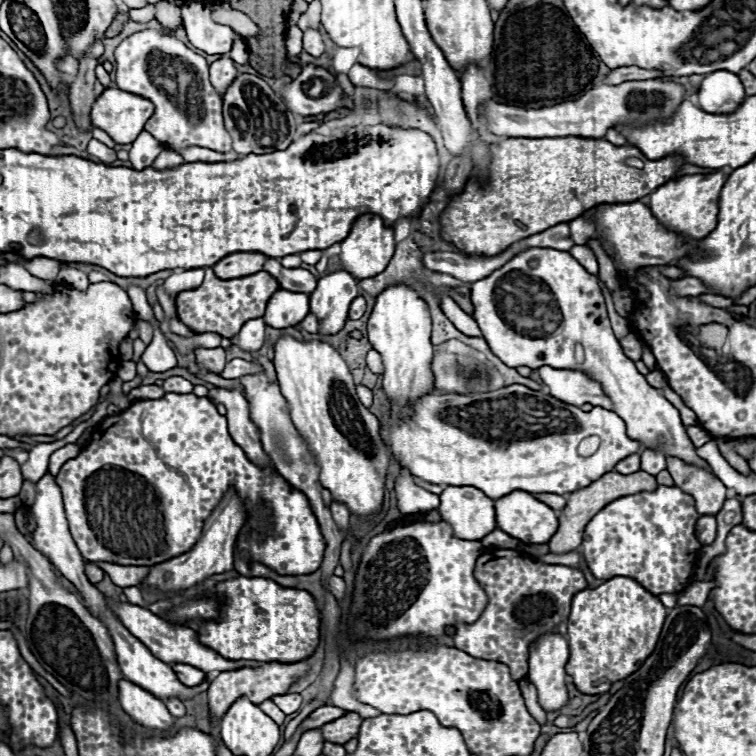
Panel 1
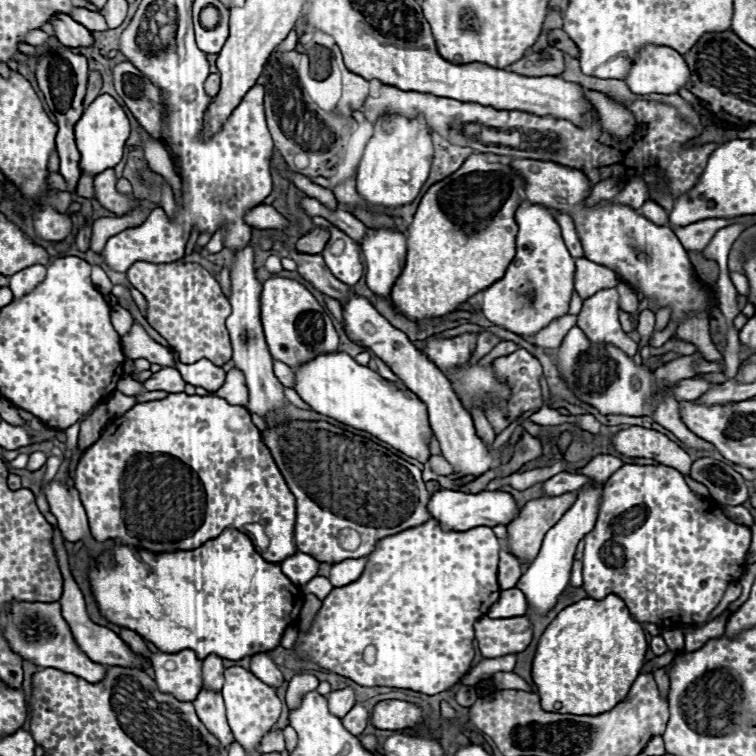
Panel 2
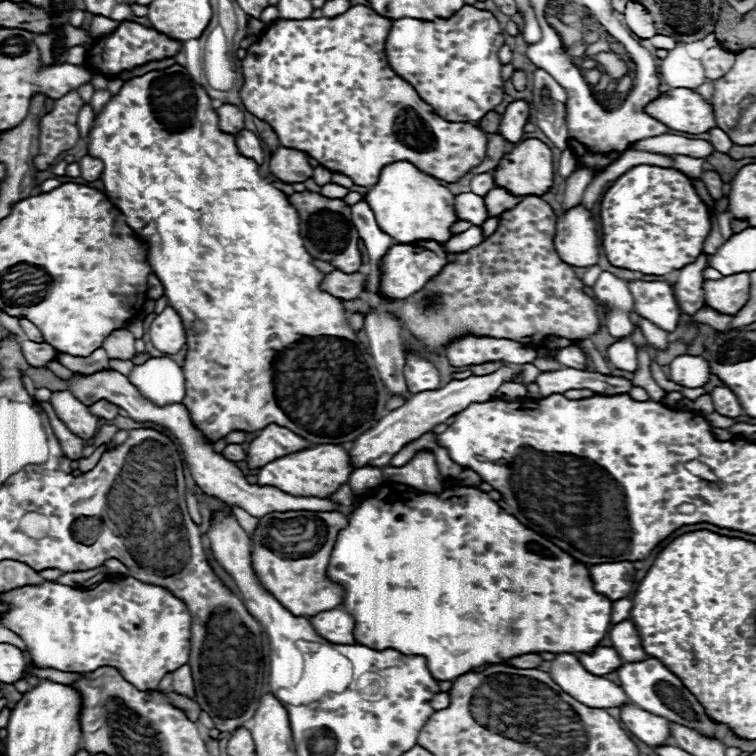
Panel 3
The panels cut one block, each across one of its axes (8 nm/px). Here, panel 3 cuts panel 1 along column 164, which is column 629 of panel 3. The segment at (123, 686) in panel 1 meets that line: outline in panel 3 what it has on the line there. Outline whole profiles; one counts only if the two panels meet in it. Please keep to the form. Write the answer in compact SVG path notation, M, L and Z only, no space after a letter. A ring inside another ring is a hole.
M630 704L620 708L624 726L644 744L648 746L664 746L670 740L670 726L664 718L656 718L654 714L648 714L646 710L640 710L638 706Z

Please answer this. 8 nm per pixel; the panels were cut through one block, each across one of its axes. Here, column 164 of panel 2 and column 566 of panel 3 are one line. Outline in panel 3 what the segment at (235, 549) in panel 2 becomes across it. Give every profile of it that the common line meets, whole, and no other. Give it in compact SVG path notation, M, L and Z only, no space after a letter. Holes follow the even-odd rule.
M380 484L380 488L372 490L370 494L364 496L360 508L354 510L354 514L348 518L348 528L344 528L338 534L336 546L332 550L330 566L328 566L328 576L334 582L340 582L346 590L344 598L344 610L356 618L354 634L356 640L364 646L372 646L374 650L400 650L402 654L416 654L424 656L428 662L428 670L432 670L434 678L440 680L452 680L462 674L466 674L470 668L482 666L484 662L498 664L504 658L514 658L520 654L532 654L532 652L592 652L598 642L606 636L610 628L610 614L612 614L612 602L610 598L598 594L592 584L592 576L586 568L586 564L578 562L564 550L560 550L556 544L548 542L534 530L526 528L522 522L518 522L514 516L504 512L486 492L480 492L476 488L464 488L458 484L448 484L444 494L432 496L432 494L420 494L410 486L404 484Z

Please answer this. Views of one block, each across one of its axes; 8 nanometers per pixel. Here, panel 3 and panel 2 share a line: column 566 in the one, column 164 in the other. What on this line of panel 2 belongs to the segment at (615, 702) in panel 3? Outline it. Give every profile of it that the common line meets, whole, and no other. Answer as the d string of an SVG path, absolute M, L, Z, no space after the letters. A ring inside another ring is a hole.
M192 650L176 654L156 652L150 658L156 672L156 684L164 694L172 694L180 702L194 702L202 690L202 660Z

